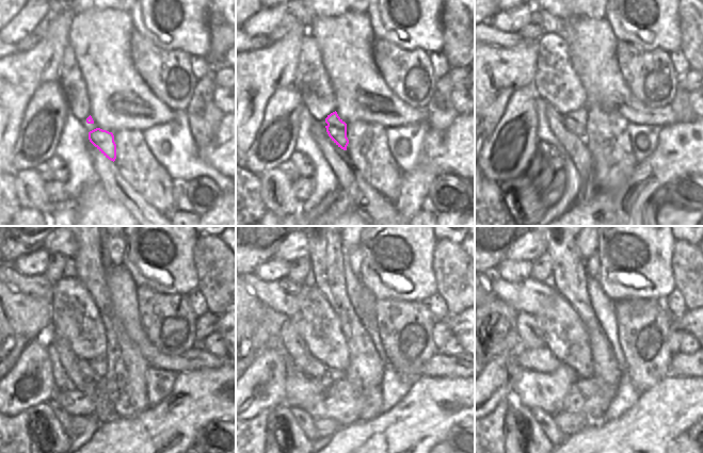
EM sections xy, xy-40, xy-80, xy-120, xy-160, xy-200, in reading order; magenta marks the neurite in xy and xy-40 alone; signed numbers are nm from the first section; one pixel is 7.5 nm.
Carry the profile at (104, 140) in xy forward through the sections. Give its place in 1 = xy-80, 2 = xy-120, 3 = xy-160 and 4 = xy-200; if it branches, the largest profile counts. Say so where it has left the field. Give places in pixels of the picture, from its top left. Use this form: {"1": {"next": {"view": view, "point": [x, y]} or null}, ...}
{"1": {"next": {"view": "xy-80", "point": [574, 123]}}, "2": {"next": {"view": "xy-120", "point": [98, 369]}}, "3": {"next": {"view": "xy-160", "point": [310, 366]}}, "4": {"next": {"view": "xy-200", "point": [542, 360]}}}

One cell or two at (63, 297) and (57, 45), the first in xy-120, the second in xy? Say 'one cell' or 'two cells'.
two cells

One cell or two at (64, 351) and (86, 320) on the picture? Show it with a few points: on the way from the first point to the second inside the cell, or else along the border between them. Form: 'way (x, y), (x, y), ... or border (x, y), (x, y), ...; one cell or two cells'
border (51, 328), (68, 342), (70, 350), (77, 358); two cells

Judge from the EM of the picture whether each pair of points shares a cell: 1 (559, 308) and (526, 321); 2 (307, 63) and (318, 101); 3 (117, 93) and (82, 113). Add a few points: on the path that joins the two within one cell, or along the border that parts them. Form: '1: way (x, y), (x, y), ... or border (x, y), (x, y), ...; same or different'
1: border (533, 316), (544, 341); different
2: way (310, 73), (310, 79), (316, 92); same
3: border (84, 83), (91, 114); different

